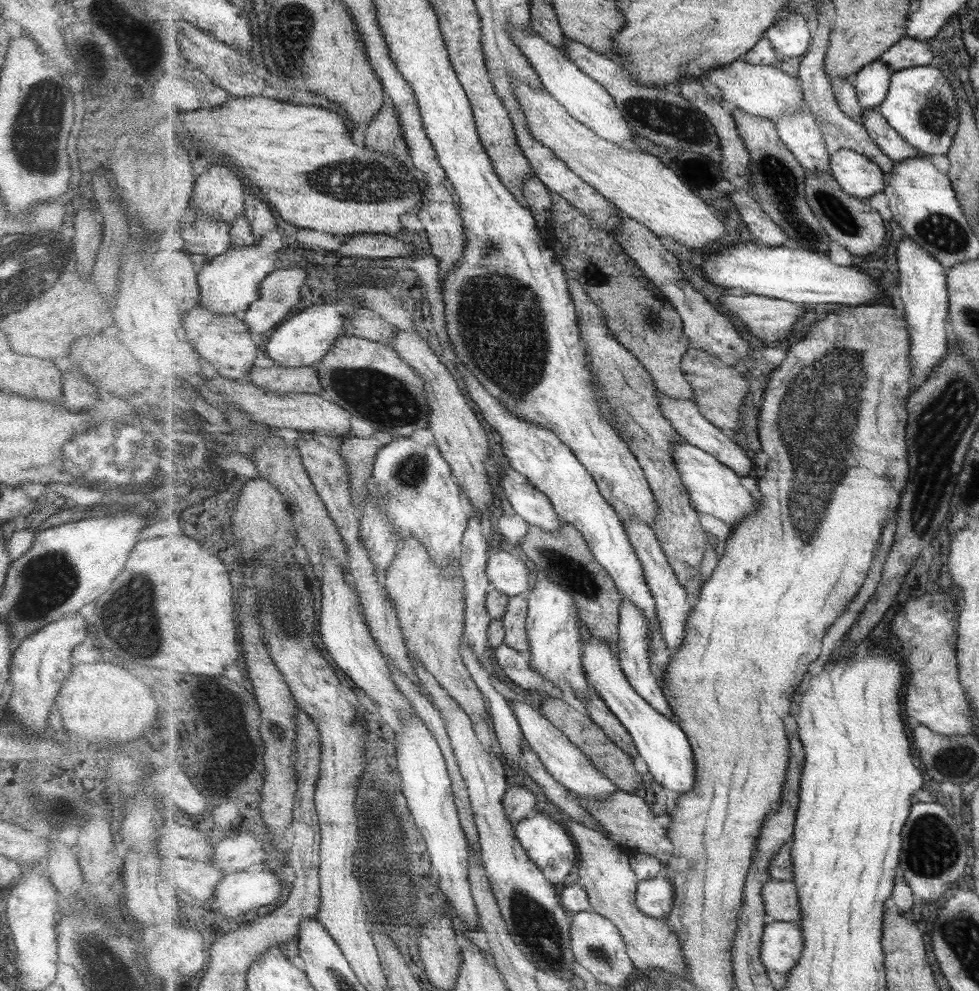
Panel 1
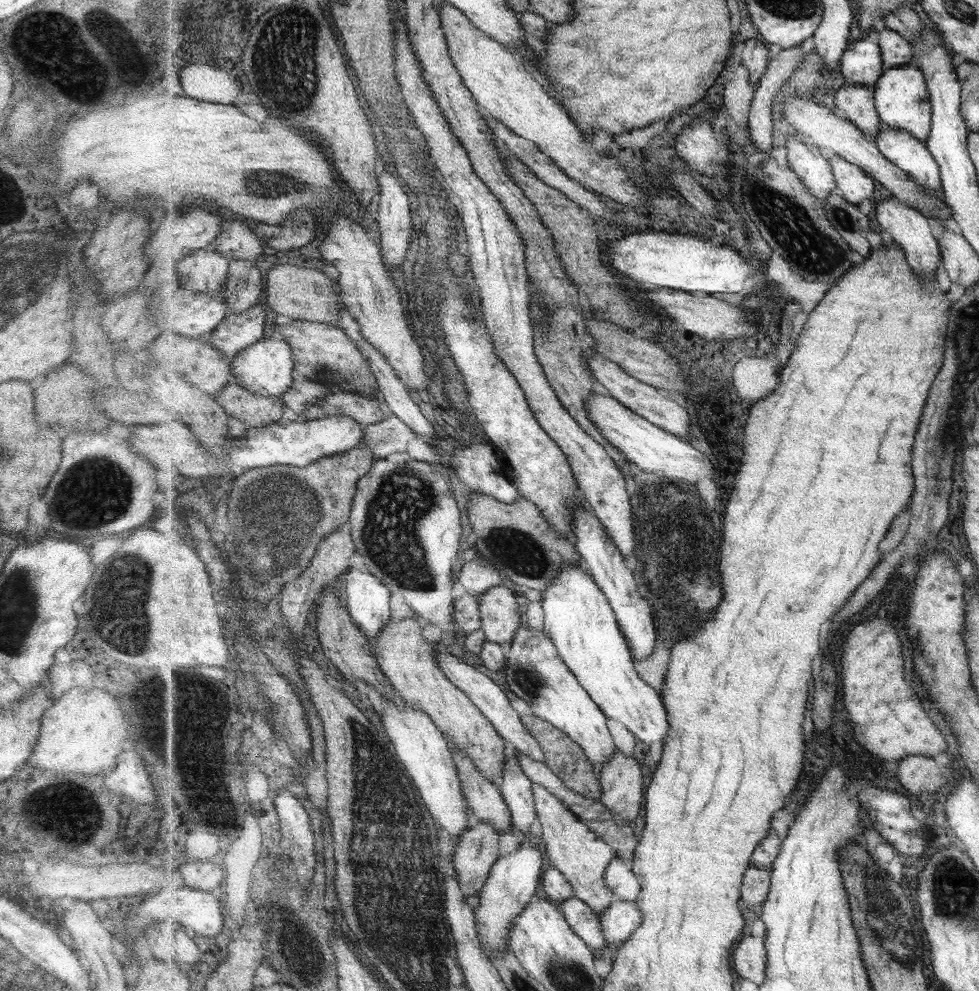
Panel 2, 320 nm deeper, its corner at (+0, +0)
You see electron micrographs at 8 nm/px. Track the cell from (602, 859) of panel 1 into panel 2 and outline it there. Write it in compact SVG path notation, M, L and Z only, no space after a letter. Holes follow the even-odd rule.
M533 783L536 797L536 813L541 822L545 852L552 866L558 868L575 889L575 897L583 899L599 914L605 912L617 899L604 881L604 874L610 862L618 858L618 851L603 840L587 823L567 807L562 799L557 798L547 787Z

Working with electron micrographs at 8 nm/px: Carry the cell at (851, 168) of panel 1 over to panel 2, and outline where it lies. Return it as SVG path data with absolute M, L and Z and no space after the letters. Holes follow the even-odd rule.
M839 155L831 157L830 163L843 198L856 205L867 199L873 199L877 182L866 170Z

